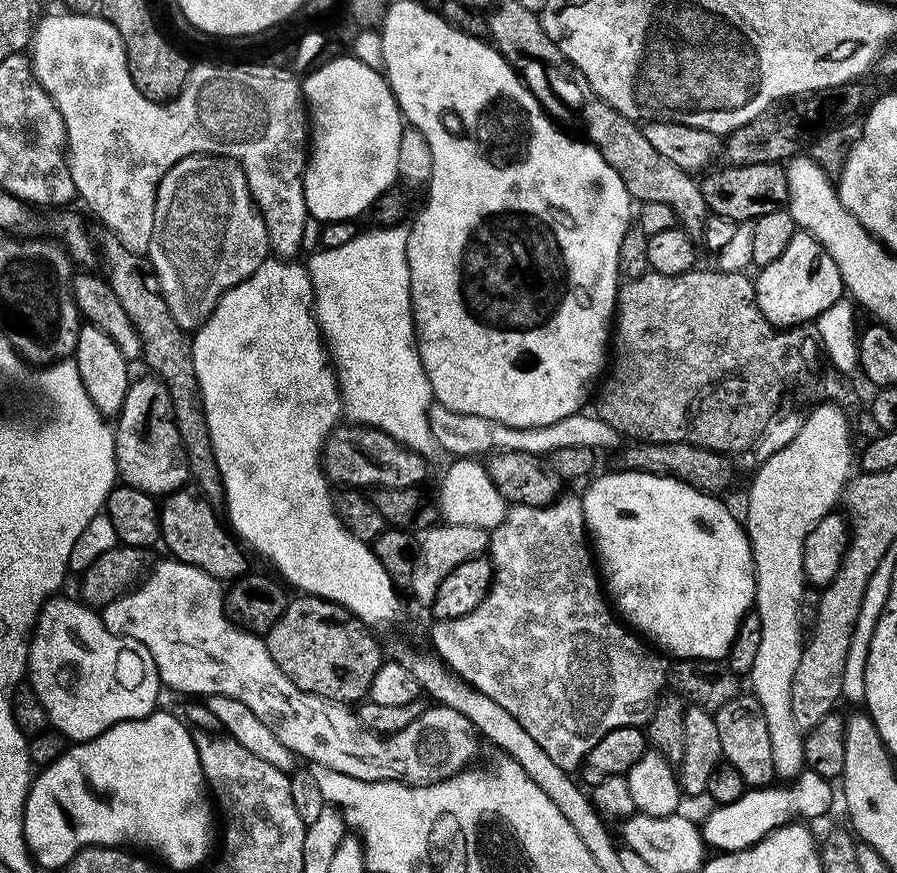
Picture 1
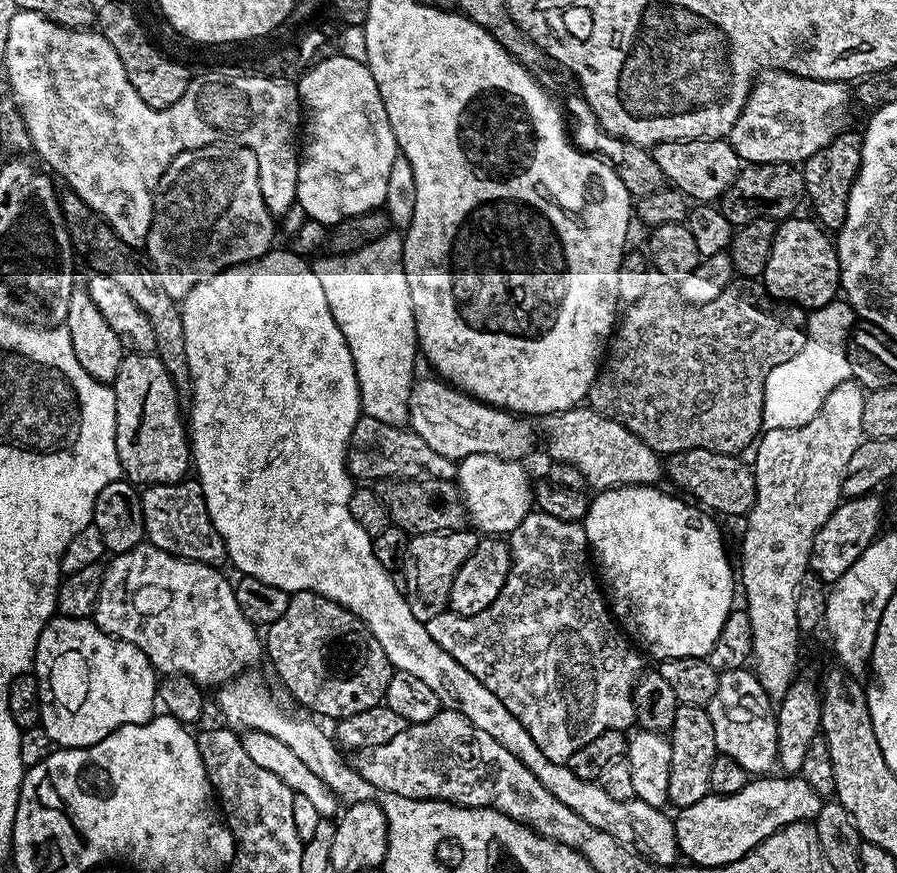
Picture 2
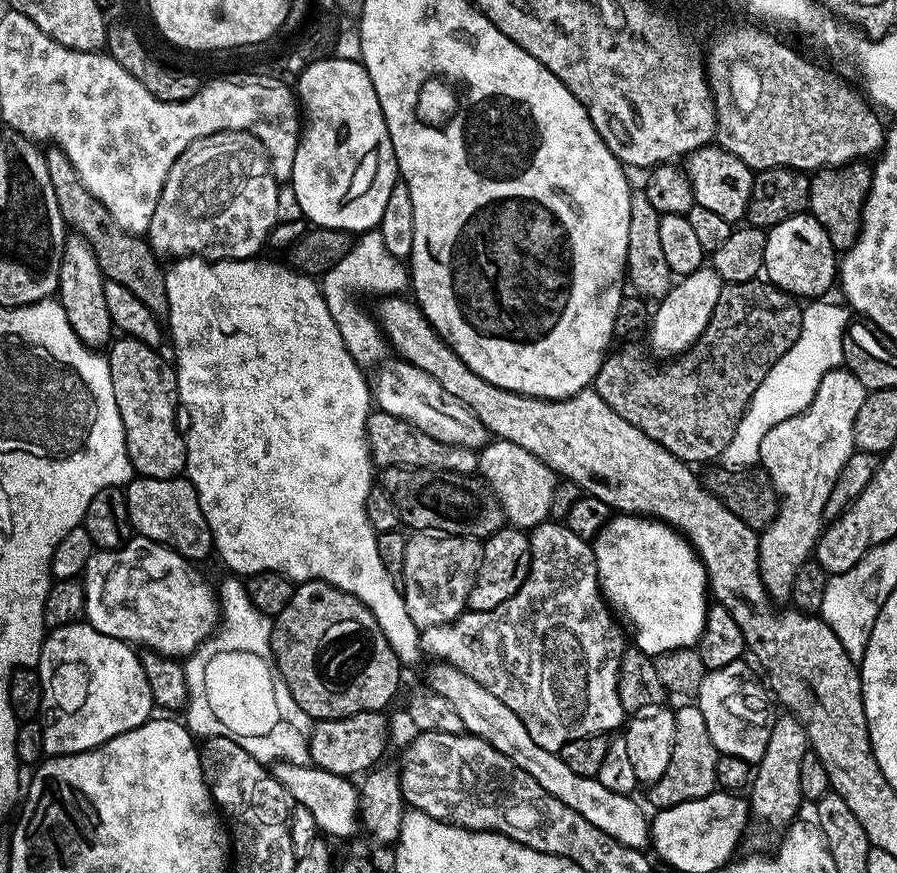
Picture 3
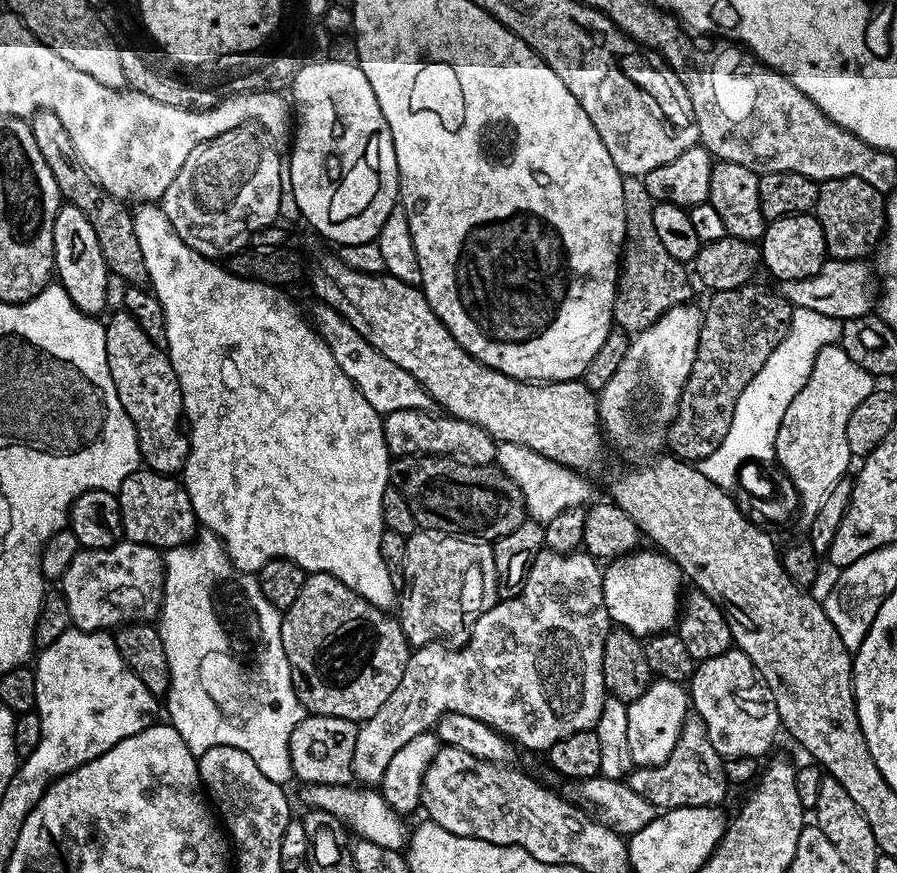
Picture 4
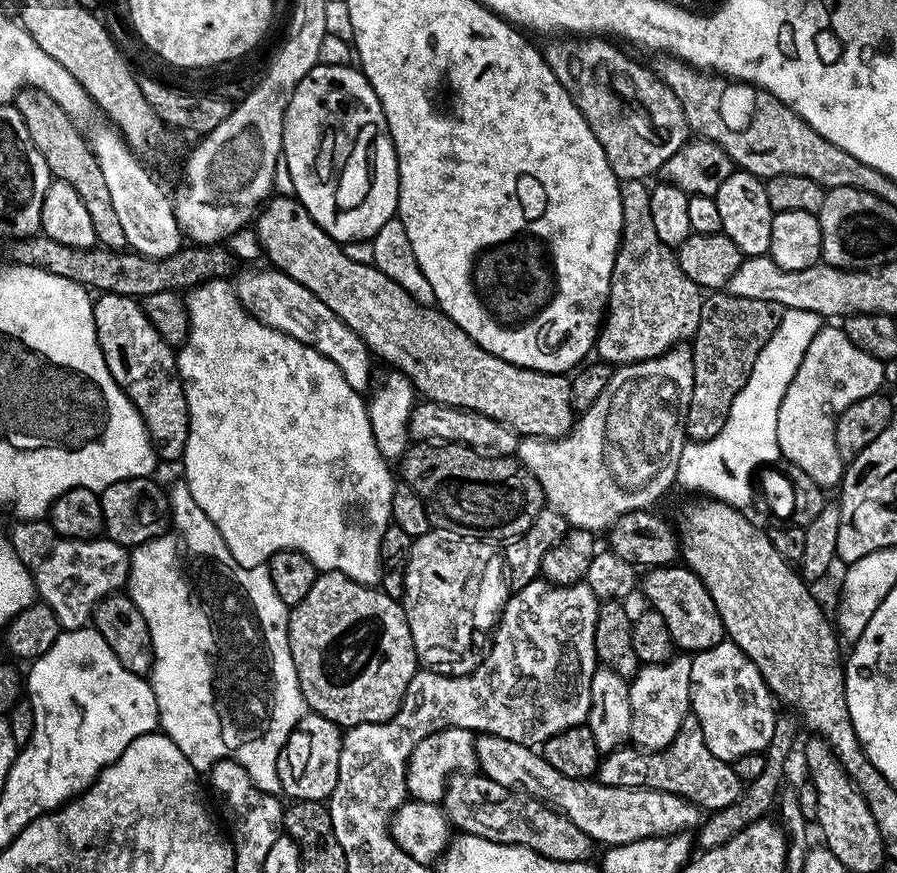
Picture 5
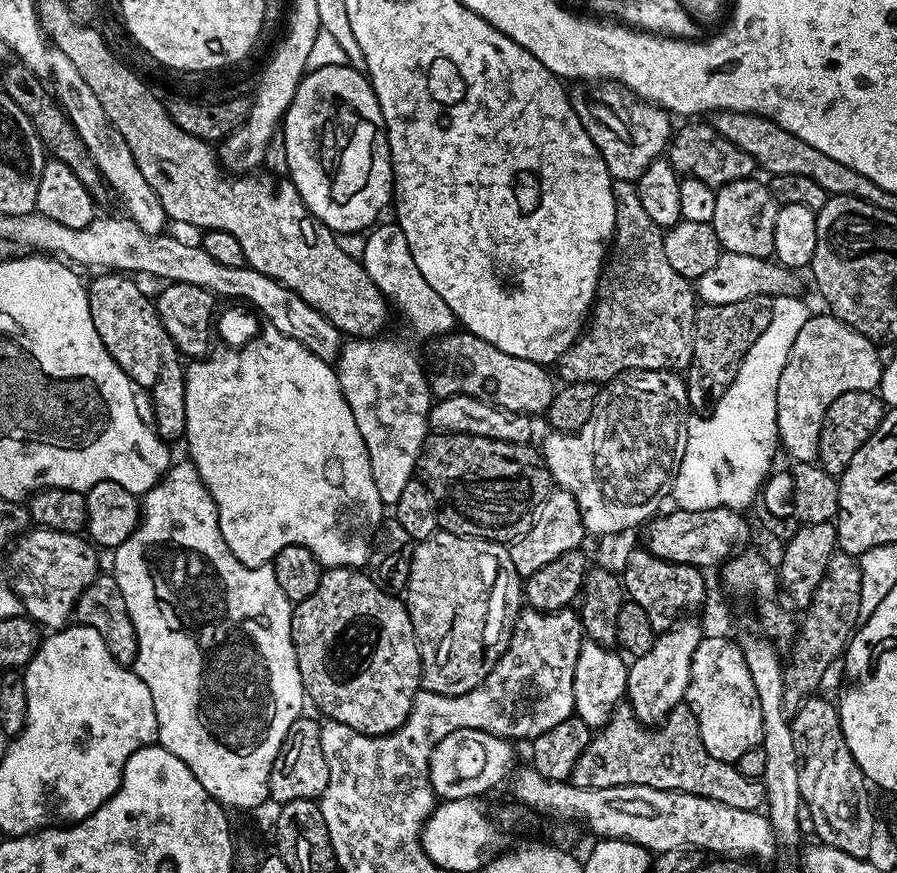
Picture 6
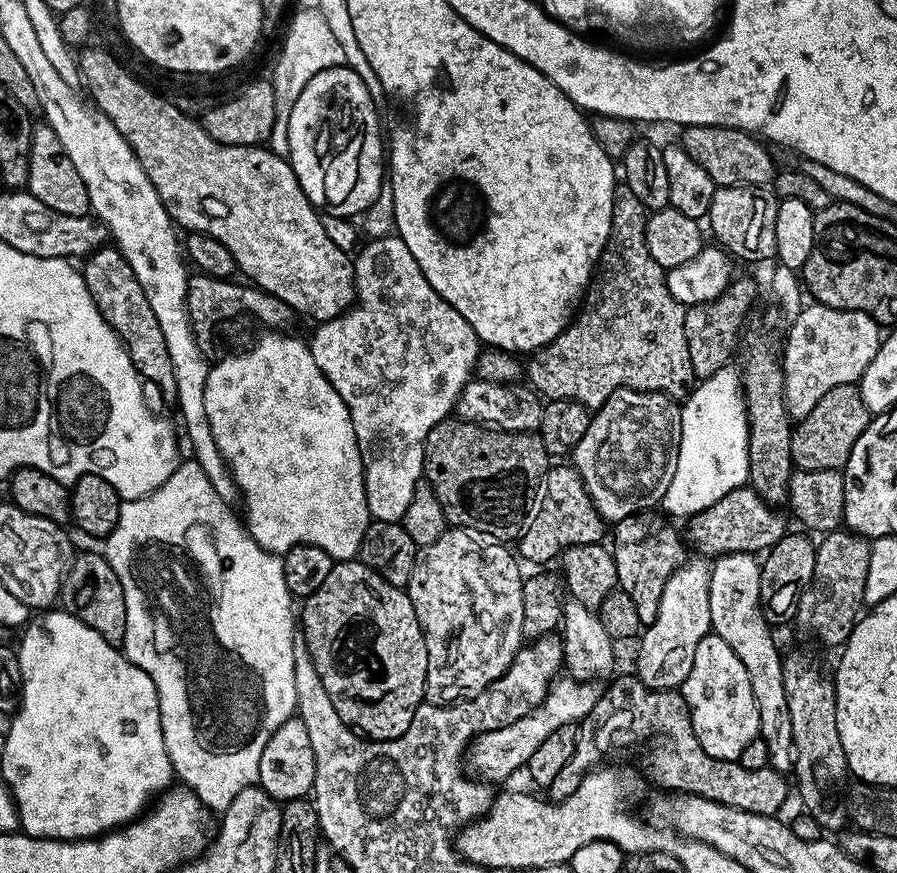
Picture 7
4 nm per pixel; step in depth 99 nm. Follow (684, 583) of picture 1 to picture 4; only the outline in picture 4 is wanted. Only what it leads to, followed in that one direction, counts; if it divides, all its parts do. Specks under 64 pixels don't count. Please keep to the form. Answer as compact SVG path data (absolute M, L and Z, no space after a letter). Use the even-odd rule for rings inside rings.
M637 550L626 556L617 556L602 572L609 621L639 638L669 631L677 623L678 605L682 600L680 567L663 552L651 551Z

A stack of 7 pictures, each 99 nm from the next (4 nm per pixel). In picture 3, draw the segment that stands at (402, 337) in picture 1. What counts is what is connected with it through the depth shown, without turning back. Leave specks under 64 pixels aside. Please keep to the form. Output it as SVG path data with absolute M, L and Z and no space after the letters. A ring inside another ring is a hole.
M378 230L365 232L353 243L350 254L342 258L322 277L322 291L326 298L326 306L342 334L342 342L346 342L348 353L361 366L375 365L385 359L386 337L371 315L368 316L356 305L352 292L377 292L383 298L389 294L400 294L409 287L410 272L405 261L399 260L390 250L386 250L386 242L382 242L382 234Z

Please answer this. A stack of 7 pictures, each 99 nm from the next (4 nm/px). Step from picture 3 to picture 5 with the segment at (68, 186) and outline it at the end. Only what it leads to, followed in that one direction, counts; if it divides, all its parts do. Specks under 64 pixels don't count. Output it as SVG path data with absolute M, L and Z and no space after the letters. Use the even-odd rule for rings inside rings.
M22 88L14 101L18 114L26 122L26 130L30 130L30 139L34 147L46 158L46 166L52 171L53 177L62 182L70 182L86 205L90 214L90 222L94 222L94 234L99 247L113 250L128 248L126 230L122 230L122 222L118 222L118 214L114 211L114 202L110 199L110 189L106 187L106 177L102 174L102 166L98 166L98 158L94 154L89 137L80 133L75 124L73 113L62 110L46 90Z

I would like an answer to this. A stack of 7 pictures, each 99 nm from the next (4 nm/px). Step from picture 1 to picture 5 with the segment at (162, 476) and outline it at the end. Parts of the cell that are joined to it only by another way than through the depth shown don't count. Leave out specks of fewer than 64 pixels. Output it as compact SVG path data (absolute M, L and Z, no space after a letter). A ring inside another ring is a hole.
M106 292L92 301L94 330L98 346L104 355L106 366L121 390L138 410L148 431L152 449L161 461L183 457L188 437L188 407L184 397L184 385L176 370L176 352L150 326L144 305L139 299Z

